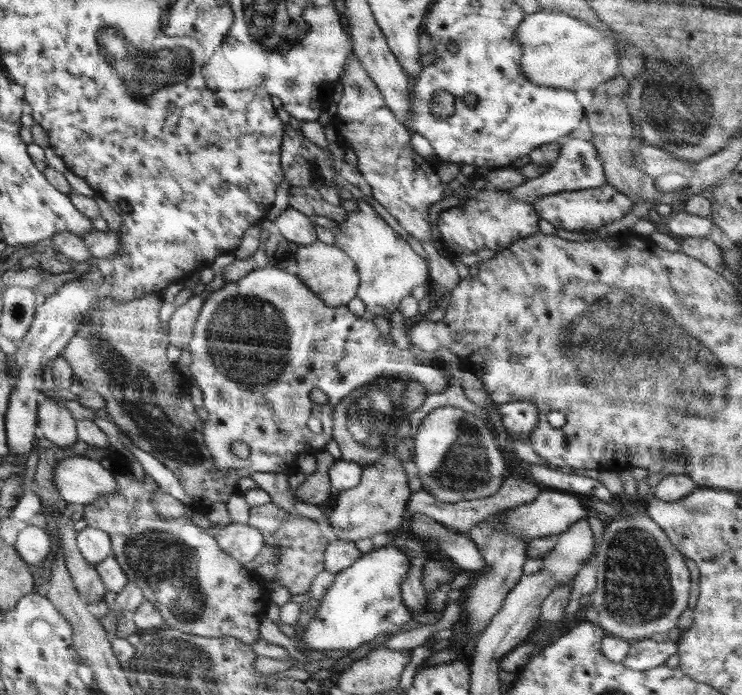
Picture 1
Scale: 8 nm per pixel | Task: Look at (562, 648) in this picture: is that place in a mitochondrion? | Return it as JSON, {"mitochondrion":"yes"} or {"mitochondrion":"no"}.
{"mitochondrion":"no"}

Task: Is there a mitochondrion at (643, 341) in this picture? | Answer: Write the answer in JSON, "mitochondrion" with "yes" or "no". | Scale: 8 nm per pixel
{"mitochondrion":"yes"}

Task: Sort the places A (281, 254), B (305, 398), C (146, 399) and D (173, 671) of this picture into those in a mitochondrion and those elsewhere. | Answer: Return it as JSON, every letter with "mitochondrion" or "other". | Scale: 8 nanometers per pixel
{"A":"mitochondrion","B":"other","C":"mitochondrion","D":"mitochondrion"}

